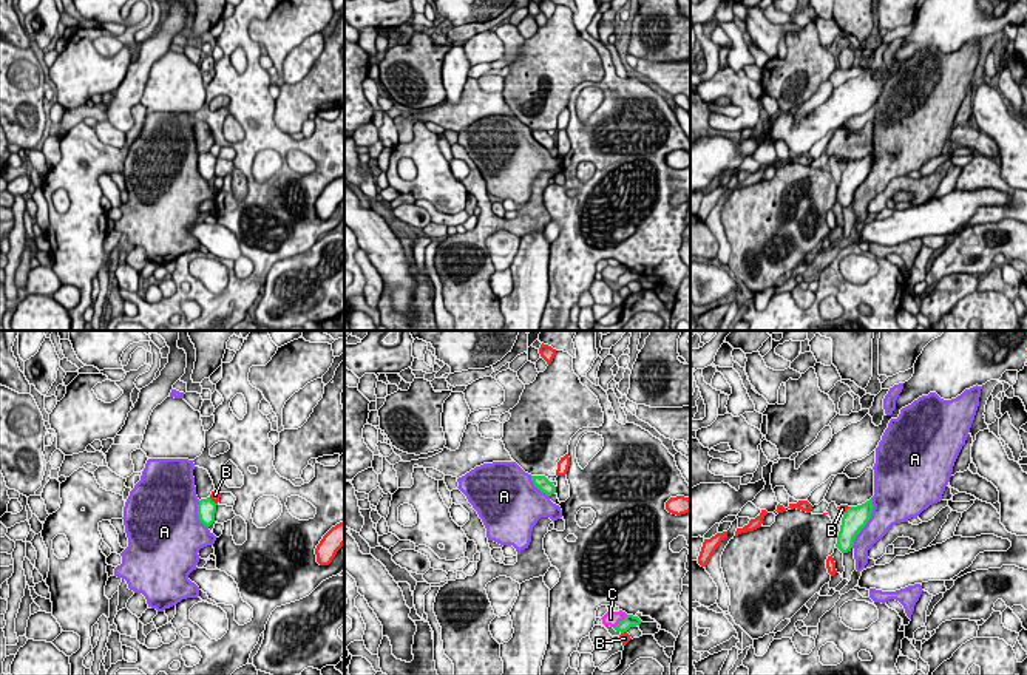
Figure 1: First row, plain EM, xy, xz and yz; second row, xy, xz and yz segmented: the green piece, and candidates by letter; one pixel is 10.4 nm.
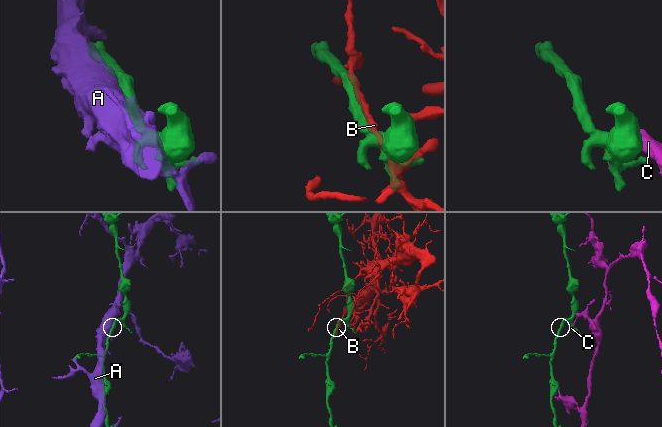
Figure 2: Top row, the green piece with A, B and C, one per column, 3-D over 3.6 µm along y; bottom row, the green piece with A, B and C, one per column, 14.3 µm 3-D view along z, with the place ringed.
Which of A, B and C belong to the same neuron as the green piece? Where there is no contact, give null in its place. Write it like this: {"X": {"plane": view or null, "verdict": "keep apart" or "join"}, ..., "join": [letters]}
{"A": {"plane": "yz", "verdict": "join"}, "B": {"plane": "xy", "verdict": "keep apart"}, "C": {"plane": "xz", "verdict": "keep apart"}, "join": ["A"]}

